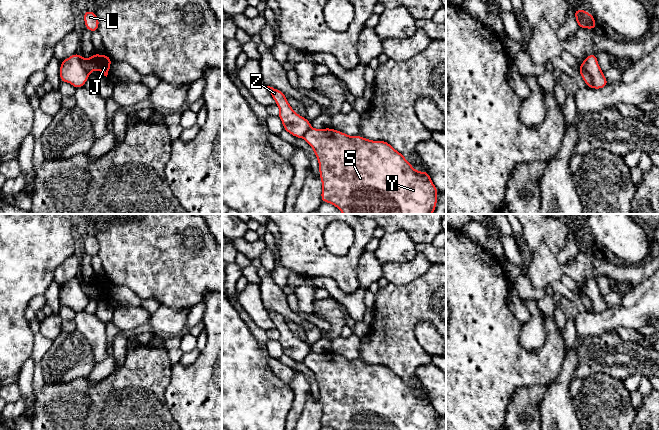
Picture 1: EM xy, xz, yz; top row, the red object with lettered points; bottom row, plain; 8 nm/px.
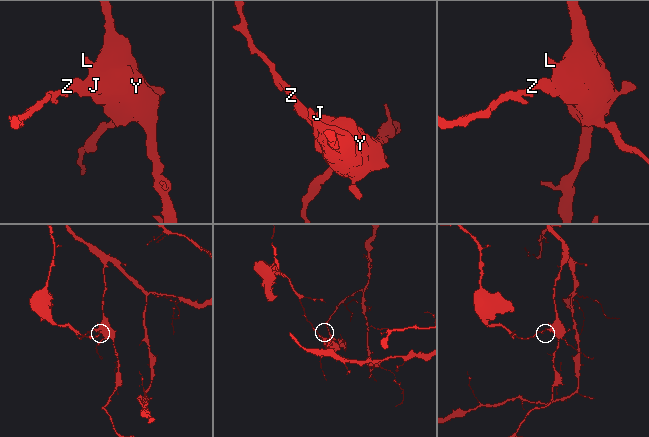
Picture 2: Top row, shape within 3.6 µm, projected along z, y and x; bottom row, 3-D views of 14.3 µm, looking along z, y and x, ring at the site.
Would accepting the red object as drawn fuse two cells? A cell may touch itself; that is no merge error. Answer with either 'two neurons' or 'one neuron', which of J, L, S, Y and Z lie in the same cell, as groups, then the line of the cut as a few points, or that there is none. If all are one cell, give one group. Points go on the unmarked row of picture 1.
two neurons | J L S Y / Z | yz (581, 287), (589, 298), (593, 311)

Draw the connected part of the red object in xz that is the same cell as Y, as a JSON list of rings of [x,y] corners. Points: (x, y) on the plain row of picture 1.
[[[310,352],[304,364],[313,372],[322,404],[321,425],[334,430],[436,430],[439,416],[428,395],[415,394],[386,365],[348,360],[332,352]]]

